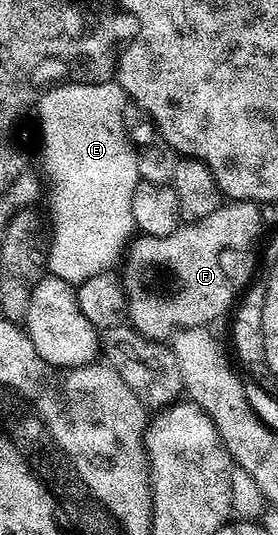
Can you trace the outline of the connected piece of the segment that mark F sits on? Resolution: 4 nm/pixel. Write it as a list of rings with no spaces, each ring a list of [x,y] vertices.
[[[229,201],[222,203],[211,215],[207,215],[207,219],[182,224],[175,231],[171,231],[171,235],[134,236],[128,242],[127,252],[119,269],[121,286],[125,289],[128,324],[138,329],[144,337],[165,343],[178,331],[200,330],[208,326],[205,325],[208,321],[223,316],[225,312],[228,314],[234,308],[242,290],[254,280],[253,268],[257,261],[249,257],[249,252],[261,233],[261,209],[262,206],[256,201]]]

